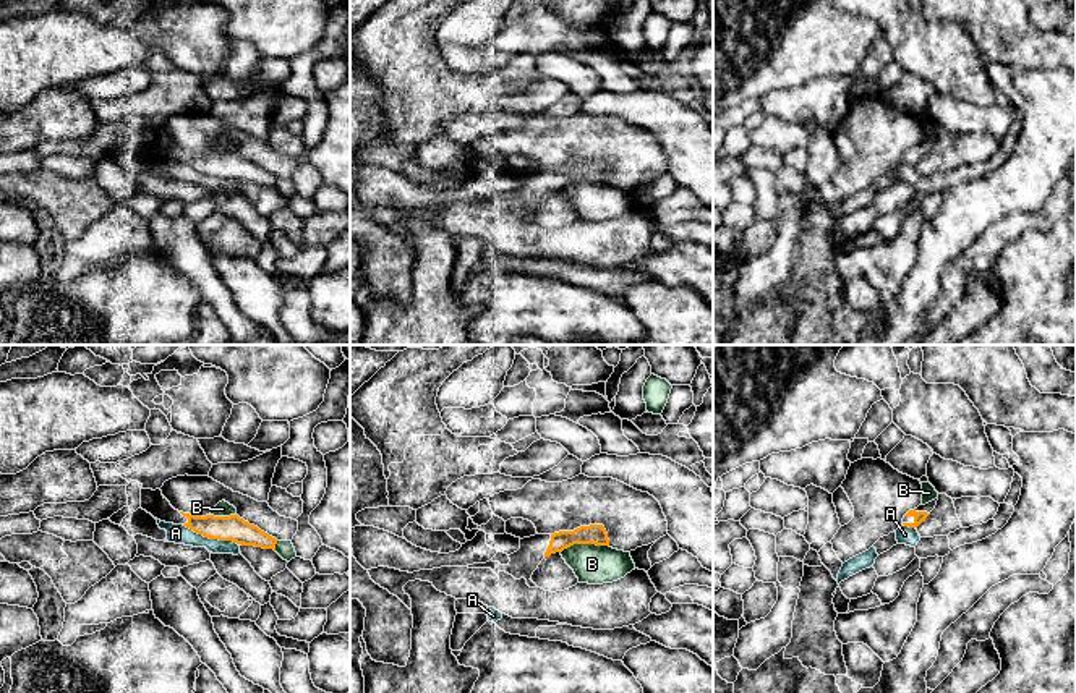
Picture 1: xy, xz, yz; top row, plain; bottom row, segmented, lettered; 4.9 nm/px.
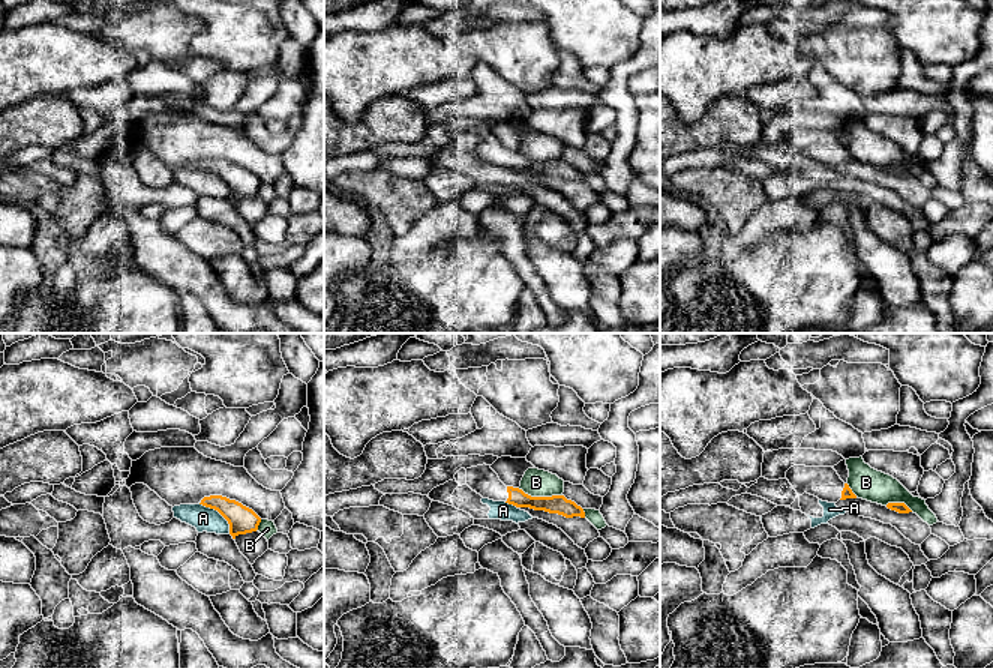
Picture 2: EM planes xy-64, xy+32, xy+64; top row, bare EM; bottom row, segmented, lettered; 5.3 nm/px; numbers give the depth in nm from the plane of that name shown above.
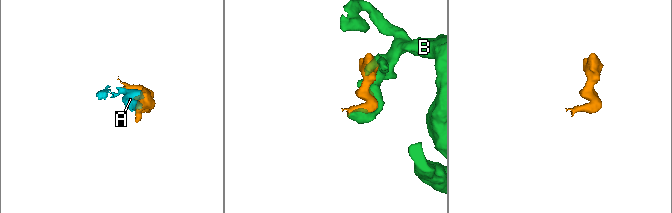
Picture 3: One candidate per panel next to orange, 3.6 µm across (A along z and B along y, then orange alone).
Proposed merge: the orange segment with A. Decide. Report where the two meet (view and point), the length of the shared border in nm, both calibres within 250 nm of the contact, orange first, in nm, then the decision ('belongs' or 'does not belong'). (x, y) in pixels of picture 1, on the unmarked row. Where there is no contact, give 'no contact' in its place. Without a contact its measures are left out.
xy (209, 175) | 300 nm | 130/100 nm | does not belong

